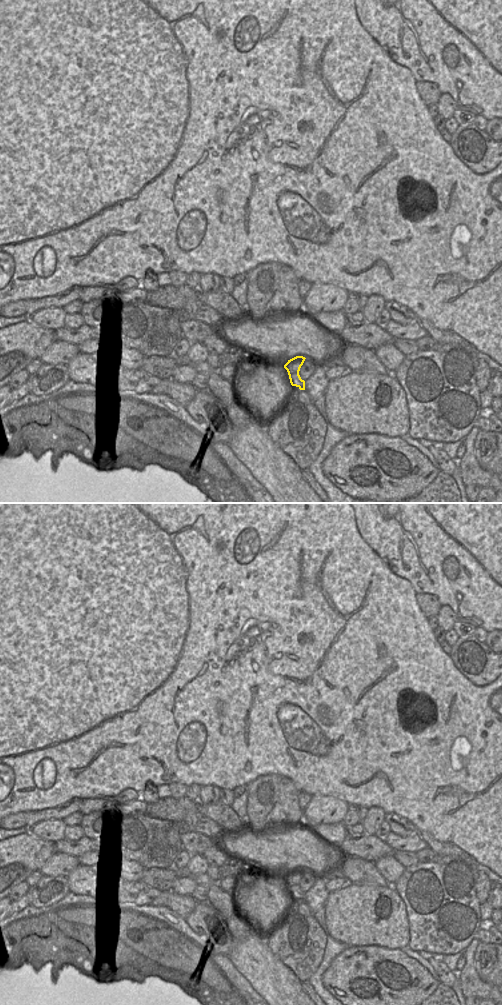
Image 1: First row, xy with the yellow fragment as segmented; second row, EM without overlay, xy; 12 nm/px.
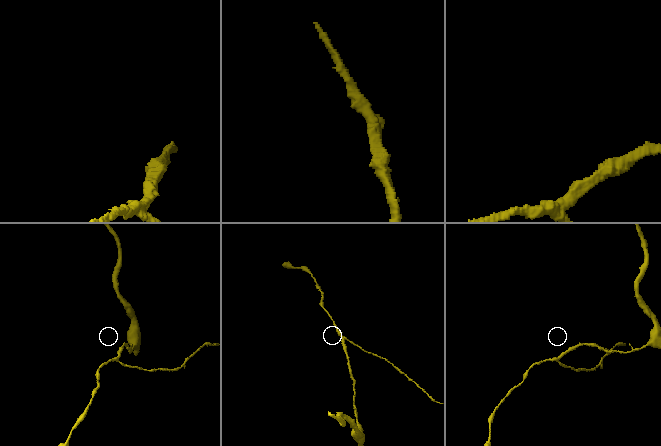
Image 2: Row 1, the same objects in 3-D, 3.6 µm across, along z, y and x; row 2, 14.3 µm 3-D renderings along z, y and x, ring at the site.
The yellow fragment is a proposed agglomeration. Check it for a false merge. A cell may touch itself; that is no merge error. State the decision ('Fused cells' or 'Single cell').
Fused cells

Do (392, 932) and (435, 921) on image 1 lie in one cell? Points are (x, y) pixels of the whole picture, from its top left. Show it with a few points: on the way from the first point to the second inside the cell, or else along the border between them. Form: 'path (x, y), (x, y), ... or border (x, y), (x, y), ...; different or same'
border (404, 905), (408, 925), (408, 945); different

